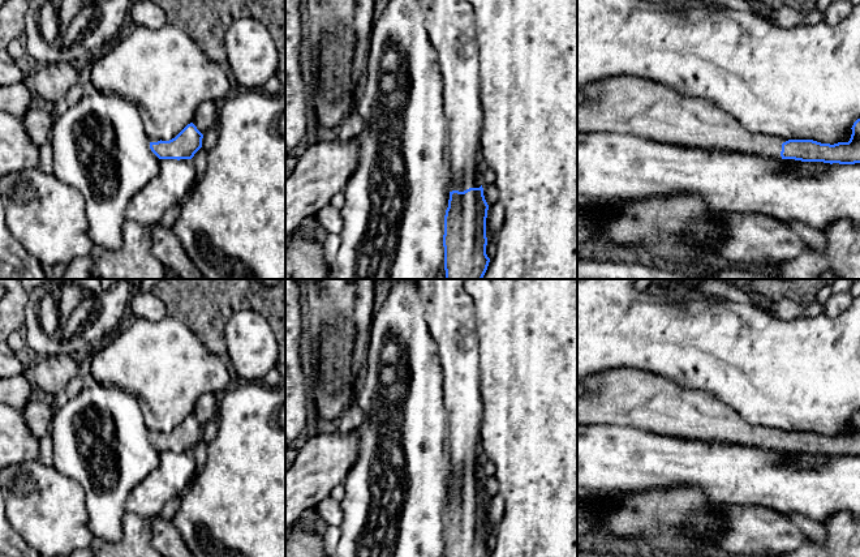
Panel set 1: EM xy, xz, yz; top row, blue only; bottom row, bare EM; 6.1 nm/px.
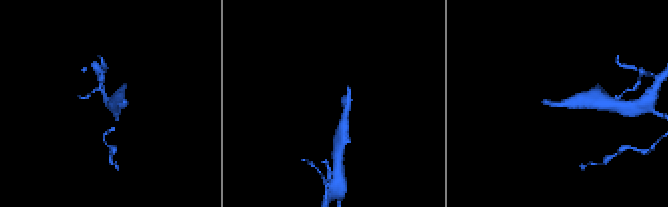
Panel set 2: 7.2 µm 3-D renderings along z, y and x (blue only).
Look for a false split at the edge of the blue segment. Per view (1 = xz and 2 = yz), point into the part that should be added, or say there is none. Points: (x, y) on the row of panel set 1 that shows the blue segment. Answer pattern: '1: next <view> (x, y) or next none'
1: next xz (452, 187)
2: next yz (683, 120)

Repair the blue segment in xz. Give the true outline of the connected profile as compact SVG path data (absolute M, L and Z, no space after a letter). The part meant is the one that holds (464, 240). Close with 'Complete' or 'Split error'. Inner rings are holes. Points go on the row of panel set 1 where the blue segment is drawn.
M450 173L448 193L443 235L446 279L482 279L490 262L483 188L460 192Z. Split error

